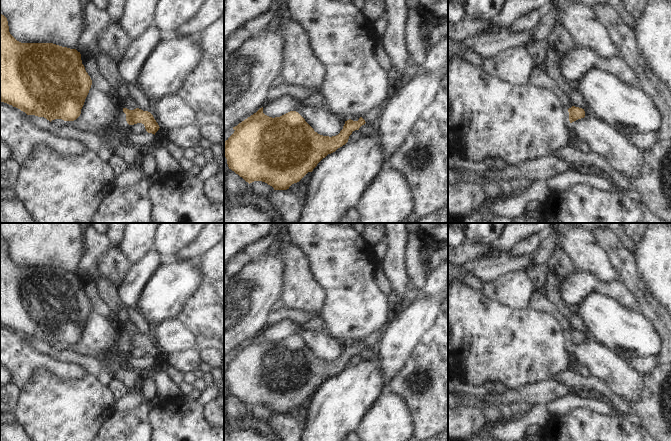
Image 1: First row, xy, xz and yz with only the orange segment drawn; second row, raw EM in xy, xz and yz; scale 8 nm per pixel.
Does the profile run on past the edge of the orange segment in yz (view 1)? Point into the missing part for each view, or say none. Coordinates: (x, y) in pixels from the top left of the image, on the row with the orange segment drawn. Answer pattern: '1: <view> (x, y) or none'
1: none

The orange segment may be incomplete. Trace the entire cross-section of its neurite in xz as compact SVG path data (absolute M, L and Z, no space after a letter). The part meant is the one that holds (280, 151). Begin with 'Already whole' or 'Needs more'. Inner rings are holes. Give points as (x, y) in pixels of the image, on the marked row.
Already whole. M263 107L256 113L233 127L234 133L225 141L224 156L229 169L249 184L262 181L274 190L287 190L299 182L308 172L328 154L335 152L348 142L353 131L359 130L365 120L345 121L343 129L336 136L323 136L305 121L296 111L290 111L280 117L269 117L263 113Z

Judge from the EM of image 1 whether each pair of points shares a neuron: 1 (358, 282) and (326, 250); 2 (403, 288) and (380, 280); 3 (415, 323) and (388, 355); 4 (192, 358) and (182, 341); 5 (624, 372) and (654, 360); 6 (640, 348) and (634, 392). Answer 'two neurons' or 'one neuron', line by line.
1: one neuron
2: two neurons
3: one neuron
4: two neurons
5: two neurons
6: two neurons

